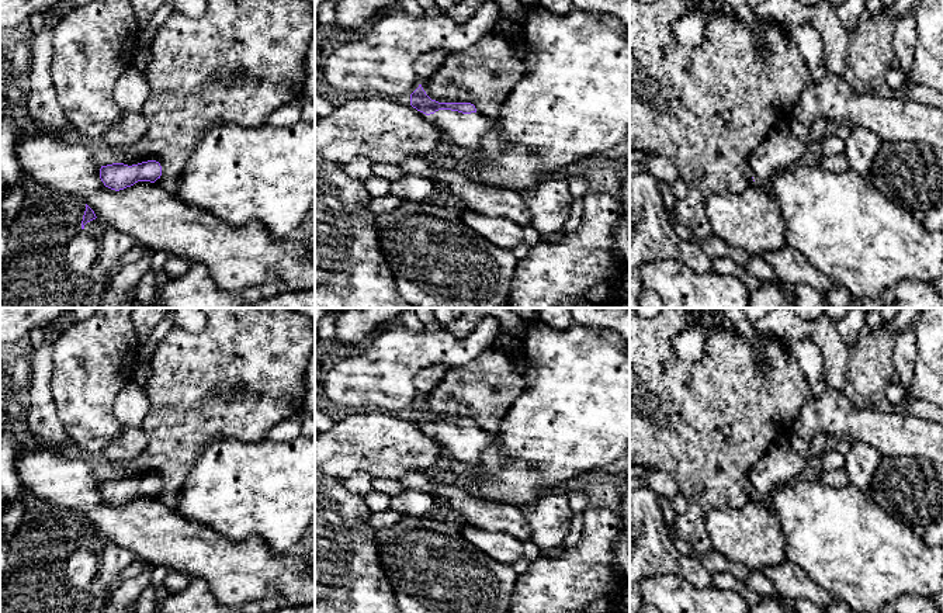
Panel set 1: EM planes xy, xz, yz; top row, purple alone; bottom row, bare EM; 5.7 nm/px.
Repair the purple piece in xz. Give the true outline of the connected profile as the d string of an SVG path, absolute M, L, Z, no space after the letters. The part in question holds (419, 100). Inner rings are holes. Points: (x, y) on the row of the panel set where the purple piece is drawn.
M422 84L410 94L410 105L426 114L444 132L447 146L465 156L481 153L482 138L496 127L495 120L478 112L471 103L438 103L431 100Z

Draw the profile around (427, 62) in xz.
M444 48L423 52L413 65L419 84L427 80L444 63L448 55L450 51Z

